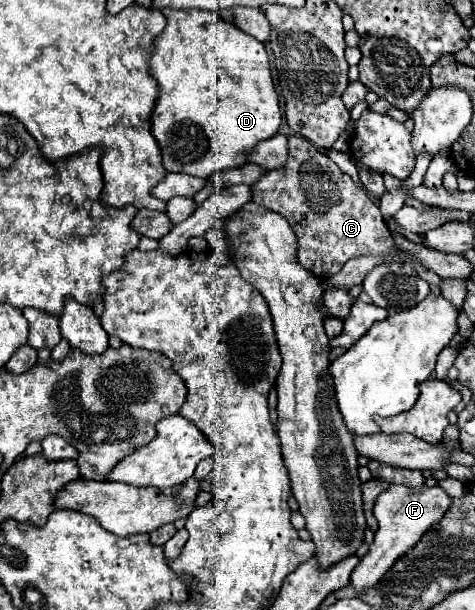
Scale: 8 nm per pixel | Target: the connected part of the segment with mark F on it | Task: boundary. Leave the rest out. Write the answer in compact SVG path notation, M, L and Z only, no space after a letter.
M390 486L388 492L378 496L374 506L374 516L378 520L378 532L374 536L374 542L370 546L370 552L360 560L356 570L350 576L350 584L356 590L356 594L364 594L370 588L376 588L384 574L396 564L400 556L404 556L418 540L420 536L438 520L444 516L444 512L452 506L452 498L446 496L446 492L440 486L434 488L402 488L402 486Z

